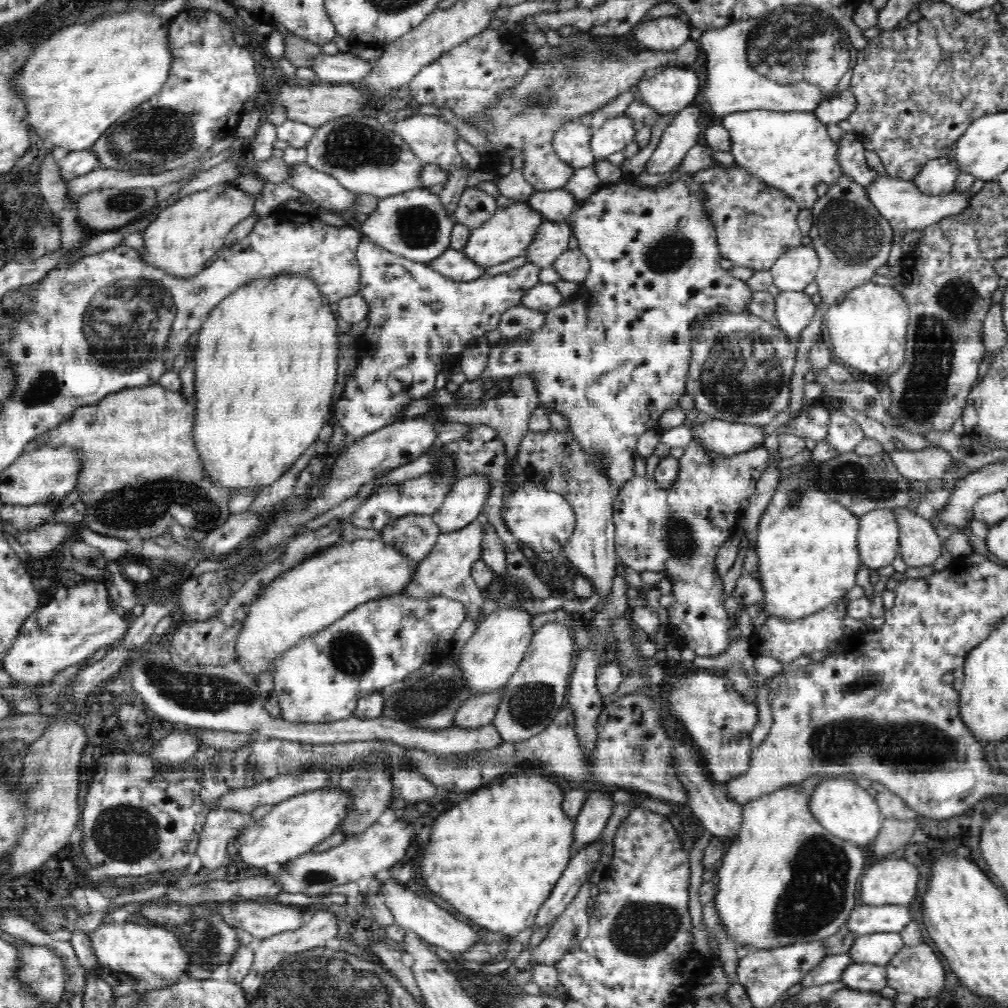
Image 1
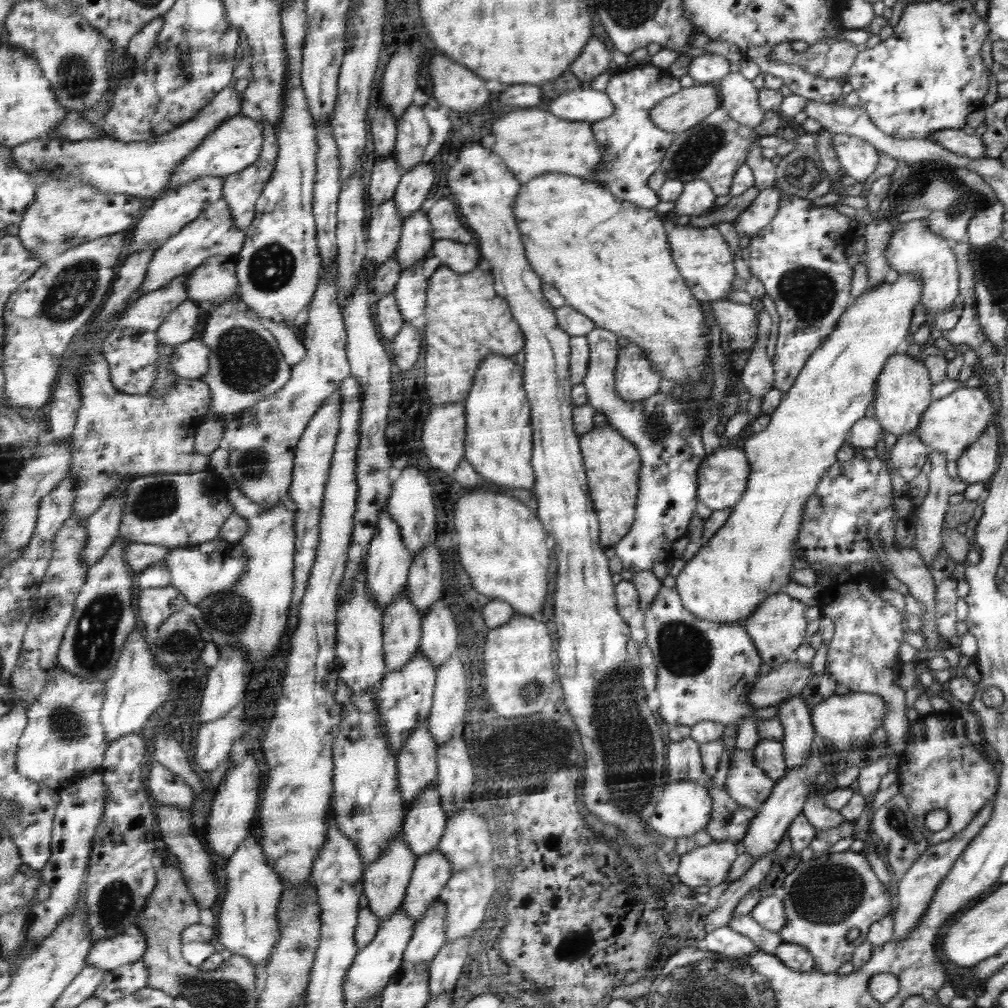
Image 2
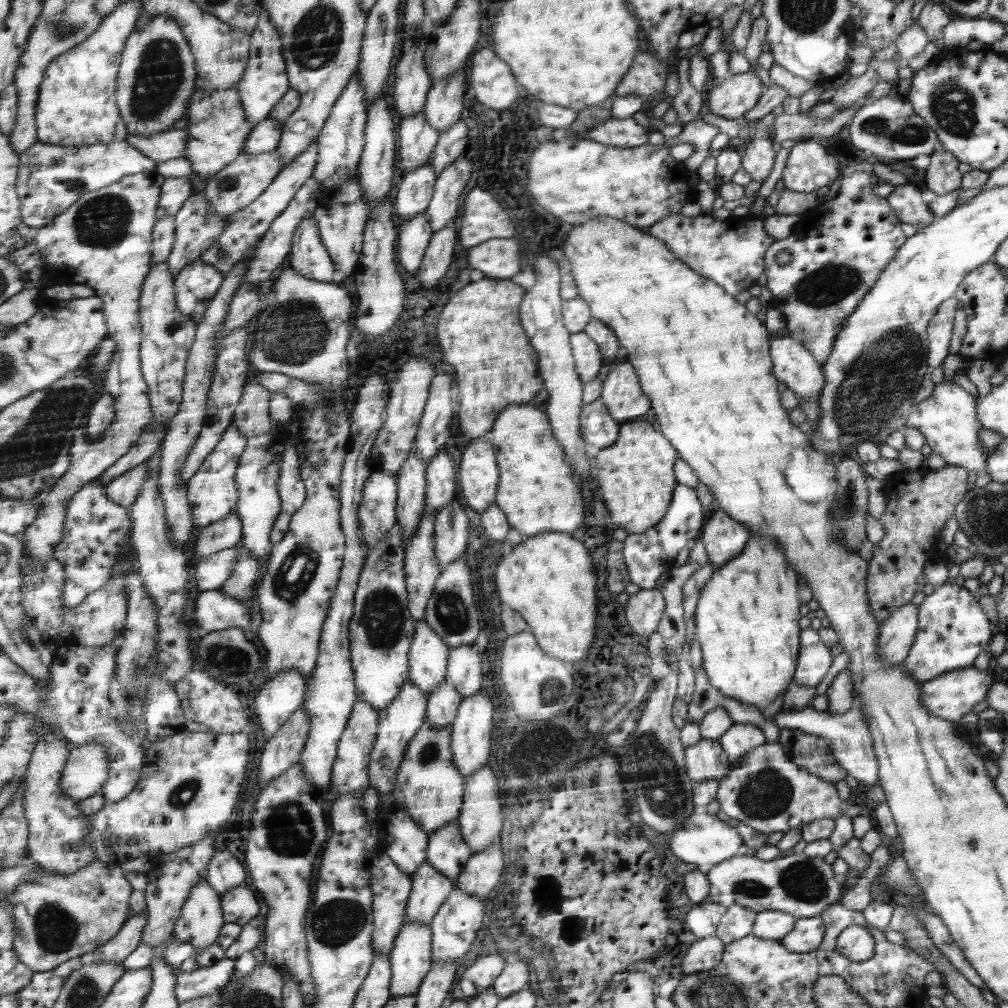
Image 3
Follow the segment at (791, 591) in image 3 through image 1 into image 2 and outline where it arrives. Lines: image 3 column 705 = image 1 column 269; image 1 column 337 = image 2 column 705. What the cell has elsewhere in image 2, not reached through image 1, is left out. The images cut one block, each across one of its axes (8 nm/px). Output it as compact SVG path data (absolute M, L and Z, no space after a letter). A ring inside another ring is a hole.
M914 273L890 274L880 285L876 285L876 287L872 287L872 289L860 293L860 295L856 297L856 301L852 302L852 308L849 308L847 312L844 313L844 322L840 322L840 326L836 325L835 332L832 332L831 336L828 336L827 340L820 345L820 348L812 353L810 360L804 365L803 372L799 374L795 385L786 391L786 396L784 396L776 410L774 410L766 428L764 428L762 432L754 433L744 442L743 450L747 456L747 462L750 467L750 476L748 476L746 492L742 494L742 498L738 500L738 504L732 507L731 517L727 523L716 532L716 535L712 537L710 541L706 542L706 544L702 544L696 555L686 562L680 574L674 578L674 588L678 591L684 606L687 607L692 614L696 615L696 618L702 618L702 620L710 620L710 622L718 622L720 624L732 624L732 622L734 622L734 624L736 624L736 622L743 624L764 601L771 597L772 594L780 593L782 586L786 586L786 584L790 582L790 572L792 572L792 568L794 568L792 564L794 564L796 542L802 533L804 510L806 509L808 498L811 498L812 494L815 493L819 482L822 480L824 474L827 473L827 470L837 462L837 453L840 451L840 448L846 445L846 438L848 438L852 426L855 425L856 422L863 420L866 412L868 412L868 407L875 403L878 394L879 377L882 376L883 369L886 368L886 364L890 358L898 352L898 346L900 346L900 344L906 340L906 336L910 334L910 332L908 332L908 326L910 326L910 322L912 322L914 306L920 304L922 296L922 279L920 279L920 275L914 275Z

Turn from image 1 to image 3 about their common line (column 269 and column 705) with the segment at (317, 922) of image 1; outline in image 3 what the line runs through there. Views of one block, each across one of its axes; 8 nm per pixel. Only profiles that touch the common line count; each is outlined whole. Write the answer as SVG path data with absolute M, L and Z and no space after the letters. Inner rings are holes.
M715 935L697 939L684 956L684 962L680 964L682 972L698 974L702 970L713 970L720 964L724 948L722 940Z

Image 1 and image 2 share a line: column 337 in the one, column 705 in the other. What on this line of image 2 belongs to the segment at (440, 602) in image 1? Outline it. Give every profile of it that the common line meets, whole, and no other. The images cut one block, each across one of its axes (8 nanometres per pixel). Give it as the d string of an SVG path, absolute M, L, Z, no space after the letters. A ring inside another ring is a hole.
M665 585L658 590L654 600L650 602L650 608L644 612L643 626L646 629L646 645L650 647L657 667L658 678L654 690L660 699L658 710L664 722L671 727L698 725L702 721L720 722L725 727L736 726L736 748L754 749L762 736L759 734L760 721L754 715L758 708L751 704L750 694L755 682L759 680L758 676L761 676L762 660L746 627L738 622L720 624L696 618L684 606L678 591Z

